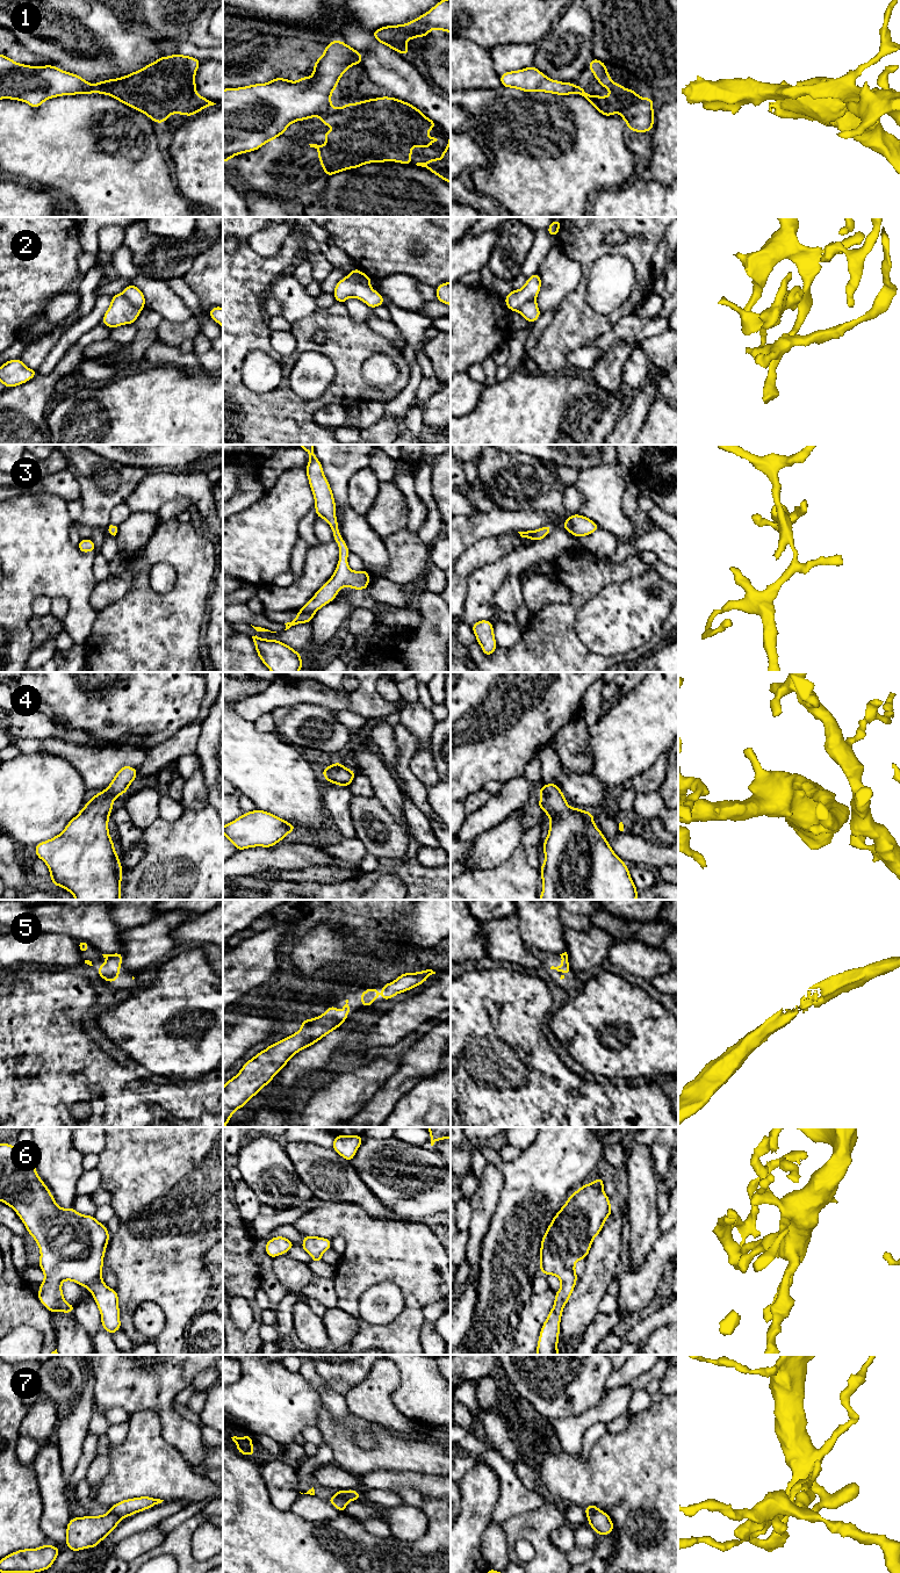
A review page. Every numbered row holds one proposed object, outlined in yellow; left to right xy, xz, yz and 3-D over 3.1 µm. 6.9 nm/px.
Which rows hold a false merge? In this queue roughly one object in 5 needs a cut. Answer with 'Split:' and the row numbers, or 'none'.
Split: 1, 2, 7

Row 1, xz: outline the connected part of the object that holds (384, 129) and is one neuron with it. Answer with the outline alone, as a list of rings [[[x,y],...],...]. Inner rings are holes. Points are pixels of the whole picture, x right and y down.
[[[382,96],[347,103],[319,115],[319,120],[324,125],[332,127],[332,134],[323,131],[323,137],[327,140],[325,145],[309,145],[318,150],[318,160],[327,176],[368,163],[396,161],[412,165],[411,150],[415,146],[429,149],[438,140],[426,136],[438,124],[415,106],[396,98]]]

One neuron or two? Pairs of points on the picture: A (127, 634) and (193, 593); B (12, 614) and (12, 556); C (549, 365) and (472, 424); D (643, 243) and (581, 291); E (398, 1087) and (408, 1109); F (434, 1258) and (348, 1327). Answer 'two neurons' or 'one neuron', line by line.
A: one neuron
B: one neuron
C: two neurons
D: one neuron
E: two neurons
F: two neurons

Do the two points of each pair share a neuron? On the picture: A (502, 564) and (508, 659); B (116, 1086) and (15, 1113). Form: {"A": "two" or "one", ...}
{"A": "two", "B": "one"}

